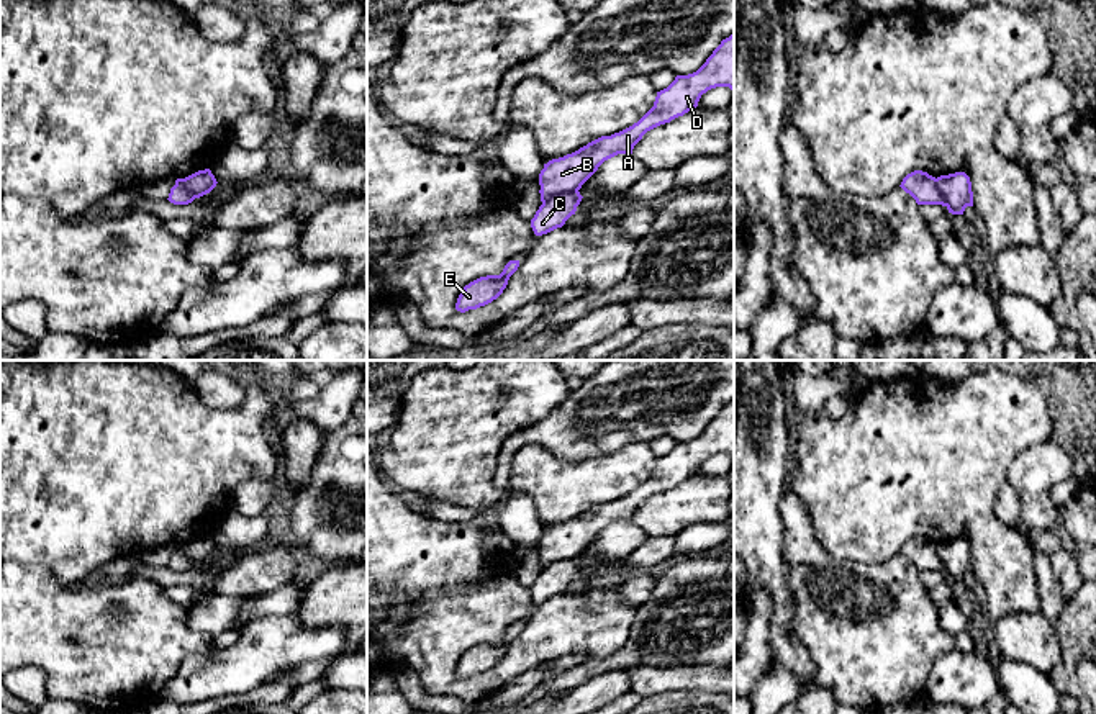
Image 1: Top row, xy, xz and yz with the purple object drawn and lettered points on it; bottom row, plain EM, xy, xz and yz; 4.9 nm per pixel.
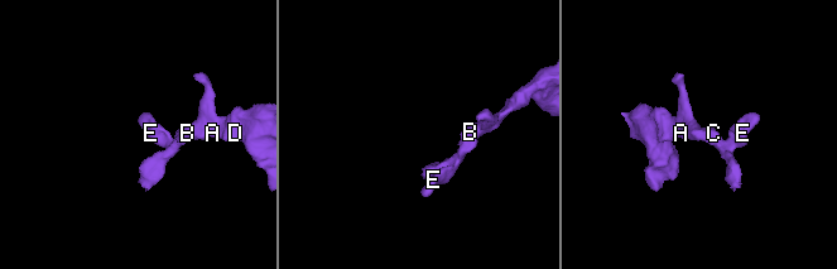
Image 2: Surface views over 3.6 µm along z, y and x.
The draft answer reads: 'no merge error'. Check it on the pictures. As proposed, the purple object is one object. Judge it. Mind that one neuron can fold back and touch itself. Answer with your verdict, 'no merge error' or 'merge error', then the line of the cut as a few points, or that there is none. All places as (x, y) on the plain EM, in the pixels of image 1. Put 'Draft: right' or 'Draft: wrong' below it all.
merge error; cut in xz along (577, 557), (556, 560), (543, 570)
Draft: wrong

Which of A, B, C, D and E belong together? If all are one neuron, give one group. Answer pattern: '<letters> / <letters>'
A B D / C E

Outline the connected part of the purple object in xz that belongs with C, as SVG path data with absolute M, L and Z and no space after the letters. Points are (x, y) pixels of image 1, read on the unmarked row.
M565 558L542 570L531 586L534 601L542 603L562 594L565 588L575 581L582 565L580 558Z

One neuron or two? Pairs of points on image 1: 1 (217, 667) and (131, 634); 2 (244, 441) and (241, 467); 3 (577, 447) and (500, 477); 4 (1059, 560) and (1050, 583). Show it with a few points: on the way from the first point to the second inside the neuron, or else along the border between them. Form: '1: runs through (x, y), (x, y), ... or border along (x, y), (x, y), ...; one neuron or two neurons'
1: border along (218, 649), (208, 654), (190, 654), (166, 686); two neurons
2: runs through (241, 447), (241, 460); one neuron
3: runs through (554, 436), (521, 438), (507, 454); one neuron
4: border along (1047, 555), (1060, 590), (1067, 598); two neurons

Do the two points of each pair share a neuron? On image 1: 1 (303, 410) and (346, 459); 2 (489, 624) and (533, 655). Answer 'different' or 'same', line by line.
1: different
2: same

